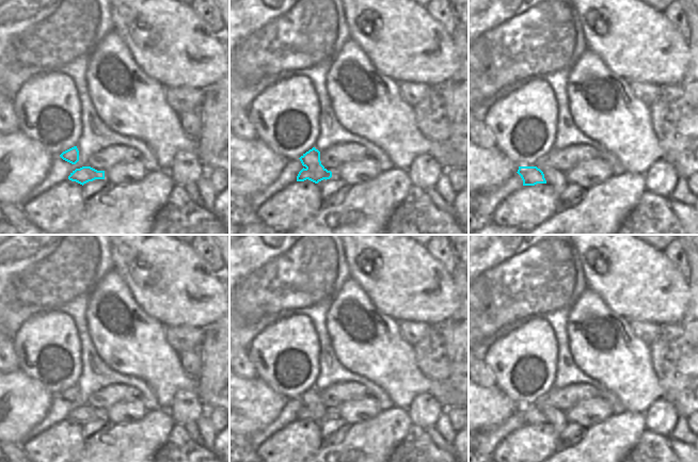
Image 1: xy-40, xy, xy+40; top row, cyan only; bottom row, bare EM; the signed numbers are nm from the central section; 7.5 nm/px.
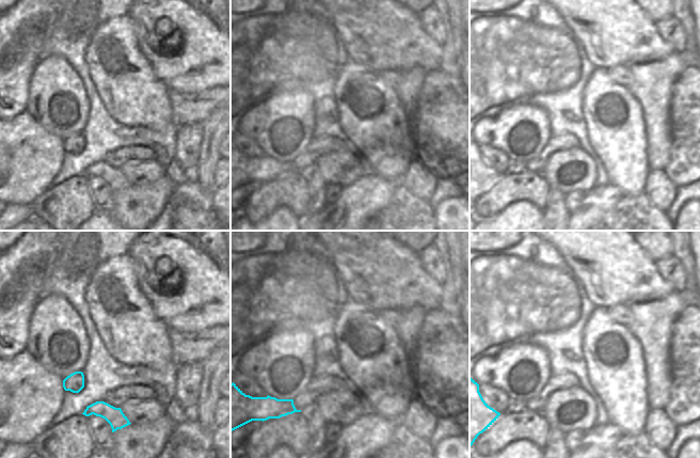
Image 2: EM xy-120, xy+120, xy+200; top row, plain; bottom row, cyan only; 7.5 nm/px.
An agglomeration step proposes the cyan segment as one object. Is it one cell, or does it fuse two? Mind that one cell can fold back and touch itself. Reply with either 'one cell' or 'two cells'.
two cells

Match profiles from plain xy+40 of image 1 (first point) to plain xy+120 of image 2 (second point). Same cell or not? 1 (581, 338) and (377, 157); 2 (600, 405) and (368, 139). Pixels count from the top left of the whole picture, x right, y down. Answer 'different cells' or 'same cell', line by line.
1: same cell
2: different cells

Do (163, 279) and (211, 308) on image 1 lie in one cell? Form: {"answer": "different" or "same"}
{"answer": "same"}

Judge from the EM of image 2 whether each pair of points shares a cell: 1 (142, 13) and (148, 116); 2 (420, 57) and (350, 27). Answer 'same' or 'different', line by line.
1: different
2: same

